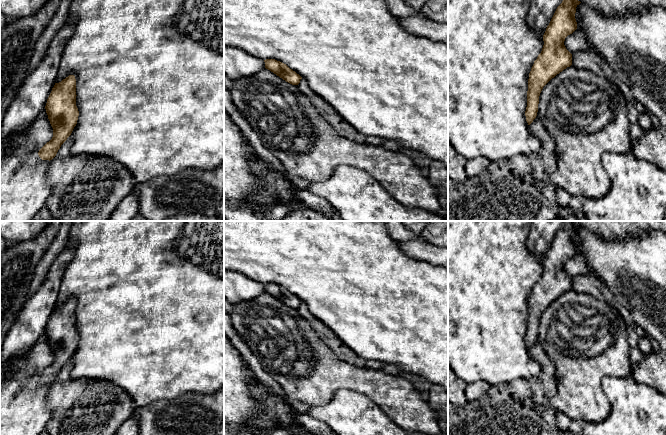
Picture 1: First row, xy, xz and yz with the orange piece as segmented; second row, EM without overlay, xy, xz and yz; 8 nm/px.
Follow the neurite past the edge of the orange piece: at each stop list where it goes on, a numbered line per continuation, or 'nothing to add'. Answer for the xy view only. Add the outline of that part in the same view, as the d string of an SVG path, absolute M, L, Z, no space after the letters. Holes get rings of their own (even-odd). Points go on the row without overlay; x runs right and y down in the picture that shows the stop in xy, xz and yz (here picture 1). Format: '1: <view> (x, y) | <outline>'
nothing to add

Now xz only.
nothing to add

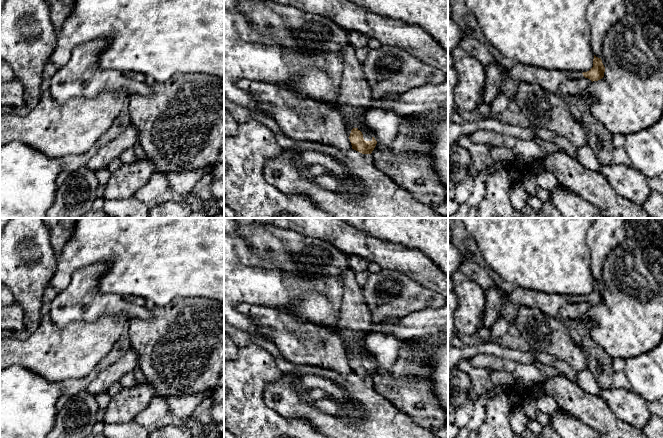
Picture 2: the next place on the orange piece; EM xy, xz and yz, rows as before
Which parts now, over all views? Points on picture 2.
1: xz (355, 320) | M351 269L344 270L339 275L344 285L338 324L341 337L352 353L357 352L362 356L365 365L372 365L372 360L365 353L362 345L364 336L373 326L370 310L364 300L363 289L357 284L355 272Z

